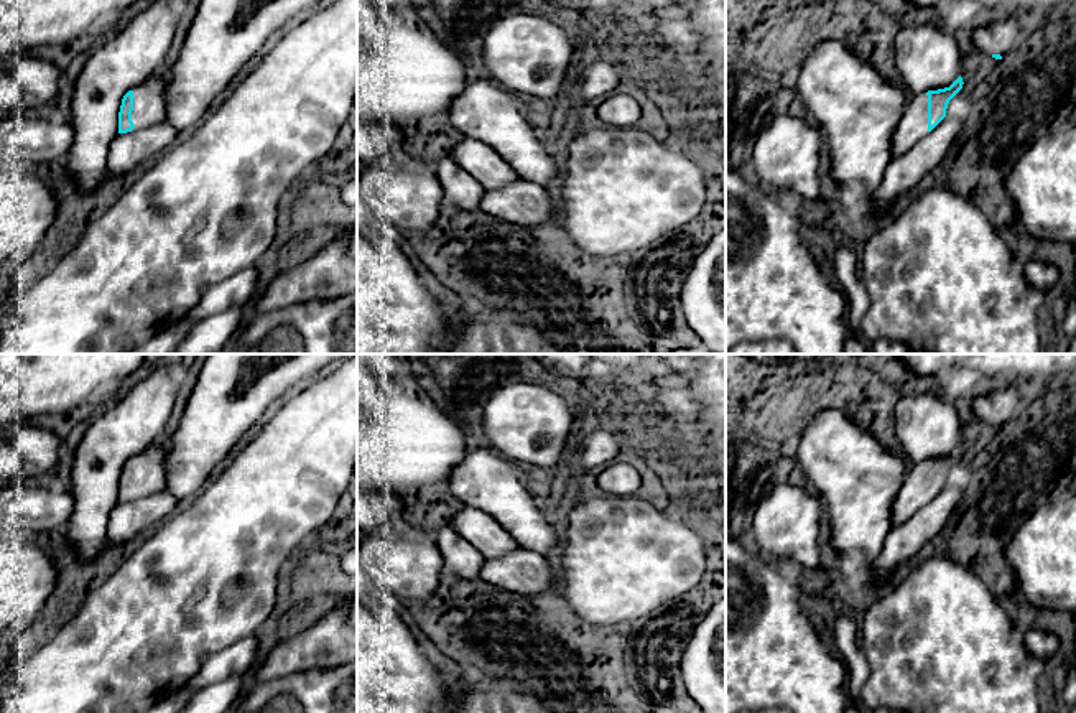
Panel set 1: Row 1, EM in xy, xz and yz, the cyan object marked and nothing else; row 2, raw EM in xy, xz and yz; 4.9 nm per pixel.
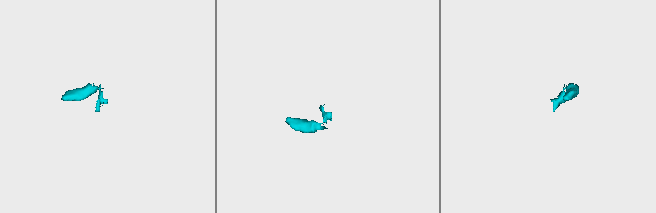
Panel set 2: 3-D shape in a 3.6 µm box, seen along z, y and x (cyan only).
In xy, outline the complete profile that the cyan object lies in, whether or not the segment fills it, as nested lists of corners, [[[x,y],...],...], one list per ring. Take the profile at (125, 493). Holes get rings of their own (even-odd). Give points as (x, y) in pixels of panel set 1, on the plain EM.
[[[166,436],[128,459],[118,481],[118,502],[137,501],[166,487]]]

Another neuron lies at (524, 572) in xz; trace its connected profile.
[[[517,547],[494,558],[485,558],[479,575],[502,590],[523,596],[554,591],[556,568],[543,555]]]

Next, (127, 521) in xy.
[[[166,489],[137,501],[117,502],[109,515],[109,538],[115,545],[127,545],[146,529],[171,517],[179,507]]]

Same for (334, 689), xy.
[[[357,659],[265,682],[237,701],[237,711],[258,713],[281,693],[295,695],[304,713],[357,713]]]

